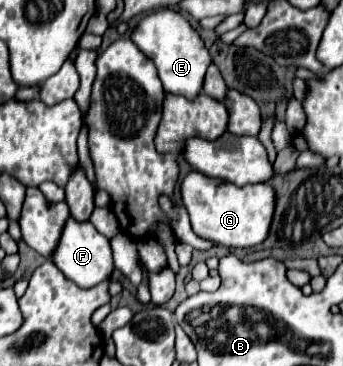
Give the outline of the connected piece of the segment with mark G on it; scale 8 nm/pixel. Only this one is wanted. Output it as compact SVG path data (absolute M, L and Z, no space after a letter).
M199 171L189 173L181 181L183 205L189 211L193 231L199 237L211 239L223 247L255 247L271 233L271 223L277 205L277 193L271 185L245 185L237 187L223 179L207 177Z

